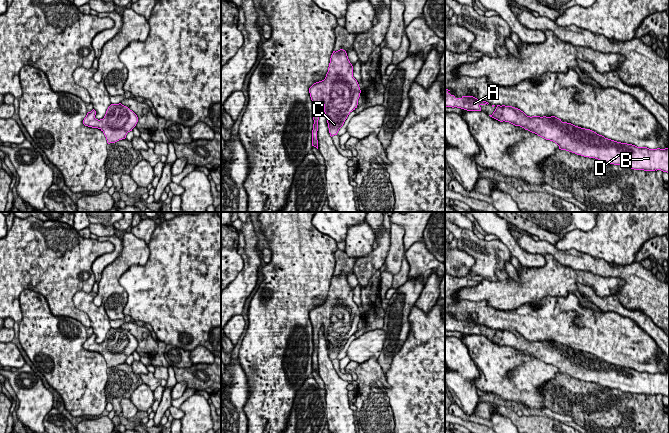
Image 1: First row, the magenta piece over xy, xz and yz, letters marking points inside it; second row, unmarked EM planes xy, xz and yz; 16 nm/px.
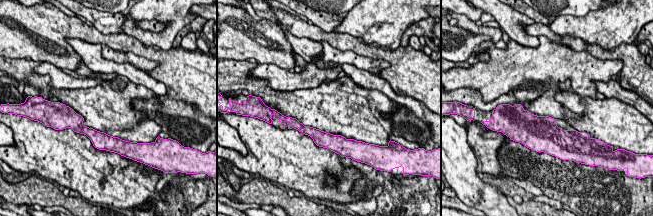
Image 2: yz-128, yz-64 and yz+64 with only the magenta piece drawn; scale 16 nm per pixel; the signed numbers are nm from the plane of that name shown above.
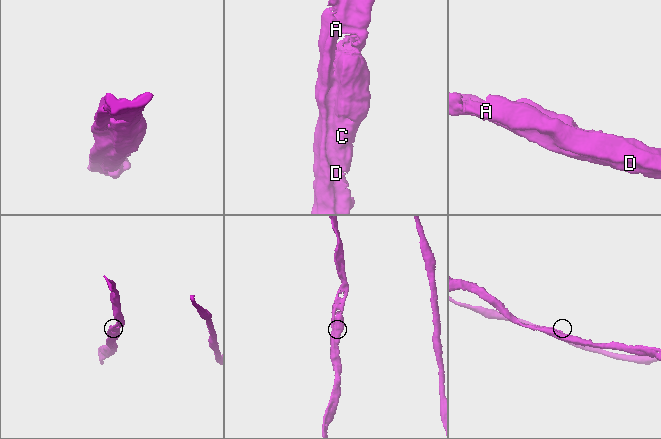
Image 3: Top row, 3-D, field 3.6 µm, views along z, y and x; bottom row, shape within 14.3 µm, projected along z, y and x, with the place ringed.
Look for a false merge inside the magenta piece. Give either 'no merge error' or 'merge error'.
no merge error

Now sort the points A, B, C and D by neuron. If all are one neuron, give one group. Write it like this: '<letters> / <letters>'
A B C D

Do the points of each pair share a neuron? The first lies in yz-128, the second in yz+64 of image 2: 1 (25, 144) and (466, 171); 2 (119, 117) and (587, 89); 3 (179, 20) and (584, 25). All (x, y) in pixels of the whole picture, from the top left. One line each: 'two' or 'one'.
1: two
2: two
3: one

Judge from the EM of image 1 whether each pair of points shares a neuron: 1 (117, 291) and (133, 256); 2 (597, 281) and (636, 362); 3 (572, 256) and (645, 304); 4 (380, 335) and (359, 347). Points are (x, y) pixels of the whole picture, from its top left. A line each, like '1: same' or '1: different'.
1: same
2: different
3: same
4: same

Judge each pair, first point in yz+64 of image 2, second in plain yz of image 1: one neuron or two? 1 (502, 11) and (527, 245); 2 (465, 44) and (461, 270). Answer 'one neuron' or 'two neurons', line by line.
1: two neurons
2: one neuron

